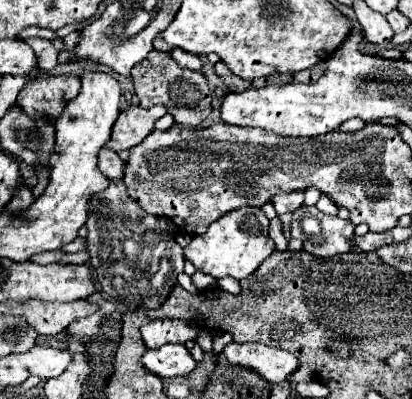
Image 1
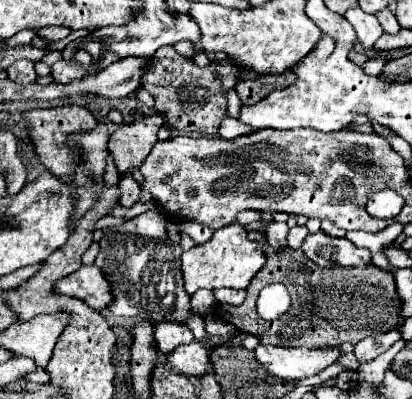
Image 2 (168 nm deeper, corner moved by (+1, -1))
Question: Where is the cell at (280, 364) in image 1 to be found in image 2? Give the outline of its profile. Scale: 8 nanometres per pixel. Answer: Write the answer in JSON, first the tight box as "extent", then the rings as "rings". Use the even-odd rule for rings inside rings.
{"extent":[255,345,341,379],"rings":[[[259,345],[255,349],[257,361],[269,369],[275,377],[281,379],[303,379],[321,373],[341,357],[339,347],[277,347],[277,345]]]}

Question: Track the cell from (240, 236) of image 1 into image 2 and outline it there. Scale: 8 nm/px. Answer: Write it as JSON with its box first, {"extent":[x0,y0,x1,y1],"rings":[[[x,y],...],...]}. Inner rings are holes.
{"extent":[181,223,265,295],"rings":[[[237,223],[217,229],[207,243],[197,245],[181,255],[181,273],[187,295],[193,295],[197,289],[247,289],[249,281],[263,265],[265,255],[261,251],[261,245],[249,241],[247,231]]]}

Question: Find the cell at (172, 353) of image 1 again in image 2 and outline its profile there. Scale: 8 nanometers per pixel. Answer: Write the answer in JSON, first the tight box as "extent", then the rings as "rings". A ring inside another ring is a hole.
{"extent":[167,341,213,377],"rings":[[[193,341],[189,345],[179,345],[173,353],[167,355],[167,361],[173,369],[177,369],[183,375],[203,377],[207,373],[213,373],[213,363],[209,359],[209,351],[197,341]]]}

